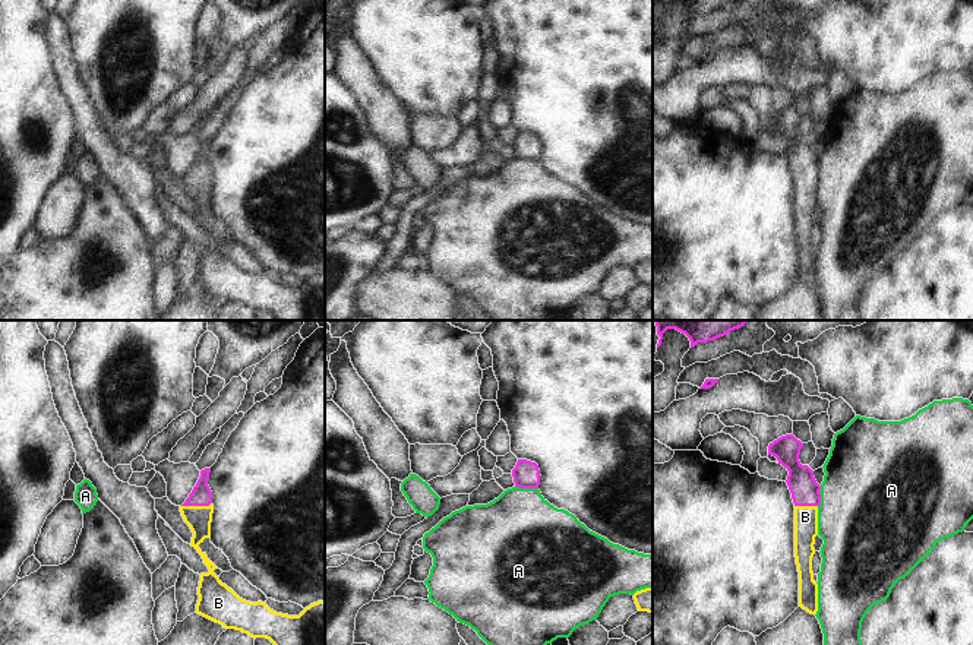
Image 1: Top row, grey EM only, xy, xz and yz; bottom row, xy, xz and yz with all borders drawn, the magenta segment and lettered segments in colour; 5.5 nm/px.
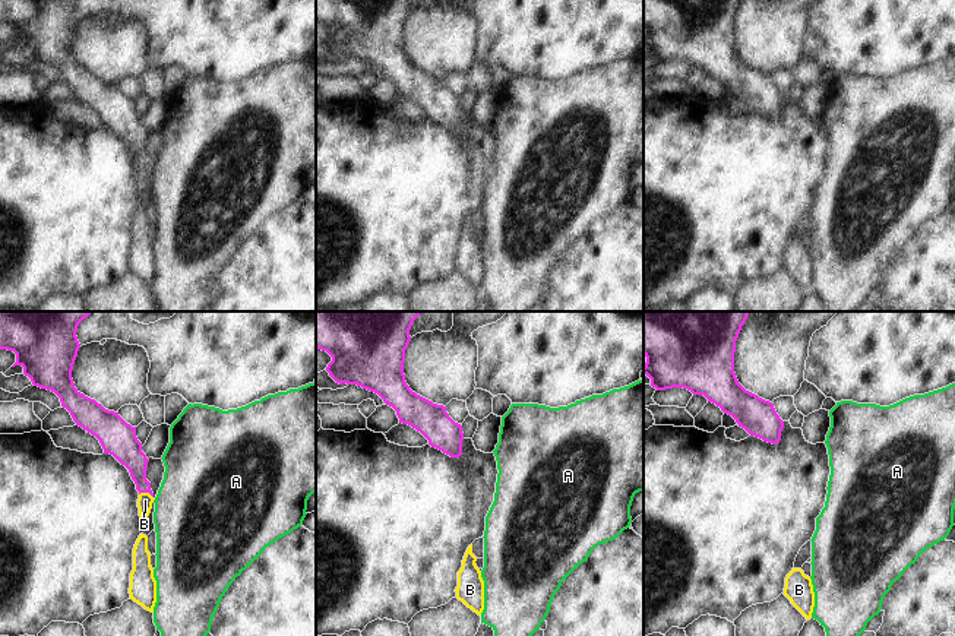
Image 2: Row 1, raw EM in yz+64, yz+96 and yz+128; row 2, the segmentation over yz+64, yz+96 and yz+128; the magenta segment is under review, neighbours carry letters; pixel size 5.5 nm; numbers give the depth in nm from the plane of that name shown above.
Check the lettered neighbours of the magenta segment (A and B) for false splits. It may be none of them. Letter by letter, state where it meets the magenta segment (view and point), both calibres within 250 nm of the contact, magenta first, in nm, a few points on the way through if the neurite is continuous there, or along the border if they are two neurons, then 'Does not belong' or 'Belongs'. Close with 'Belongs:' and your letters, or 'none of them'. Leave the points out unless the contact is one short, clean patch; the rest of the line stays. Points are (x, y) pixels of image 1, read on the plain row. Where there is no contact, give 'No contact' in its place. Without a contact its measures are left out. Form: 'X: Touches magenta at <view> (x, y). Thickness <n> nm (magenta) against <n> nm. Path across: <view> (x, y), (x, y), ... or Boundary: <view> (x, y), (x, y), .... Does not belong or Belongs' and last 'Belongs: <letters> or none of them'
A: Touches magenta at xz (527, 160). Thickness 150 nm (magenta) against 440 nm. Does not belong
B: Touches magenta at xy (196, 177). Thickness 120 nm (magenta) against 140 nm. Path across: xy (201, 167), (196, 177), (199, 190). Belongs
Belongs: B.

